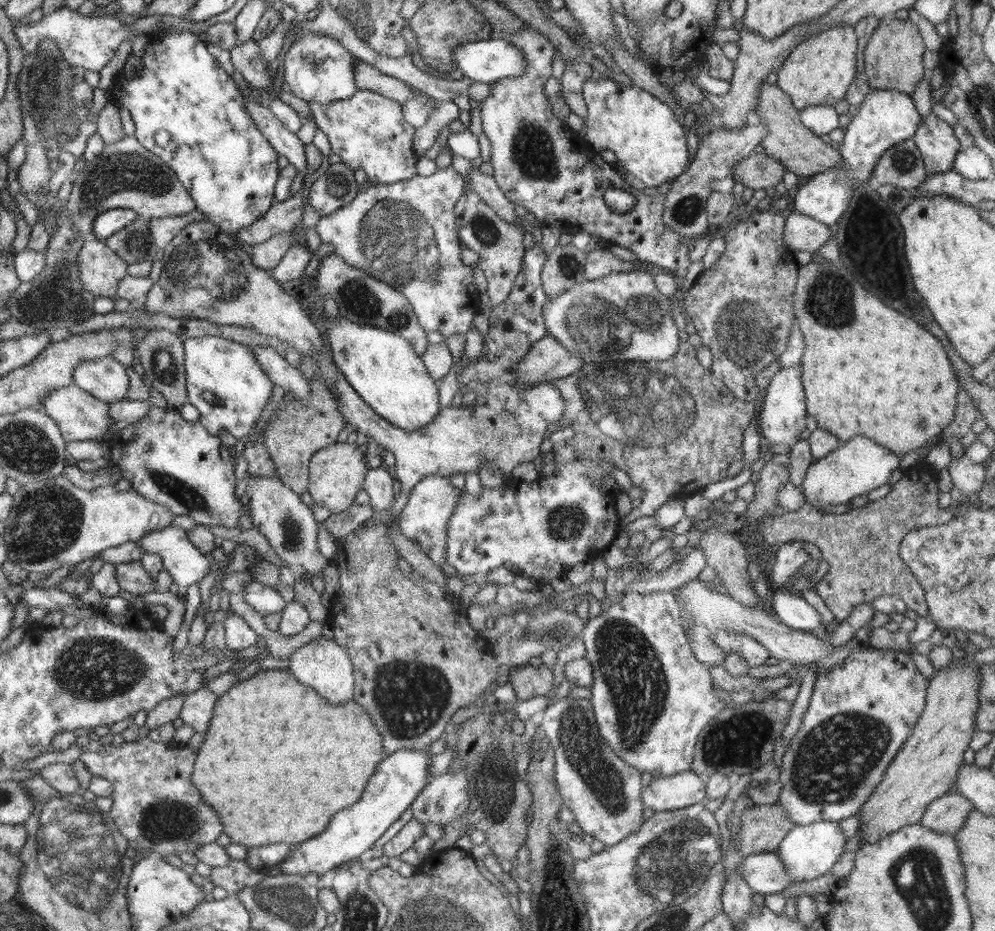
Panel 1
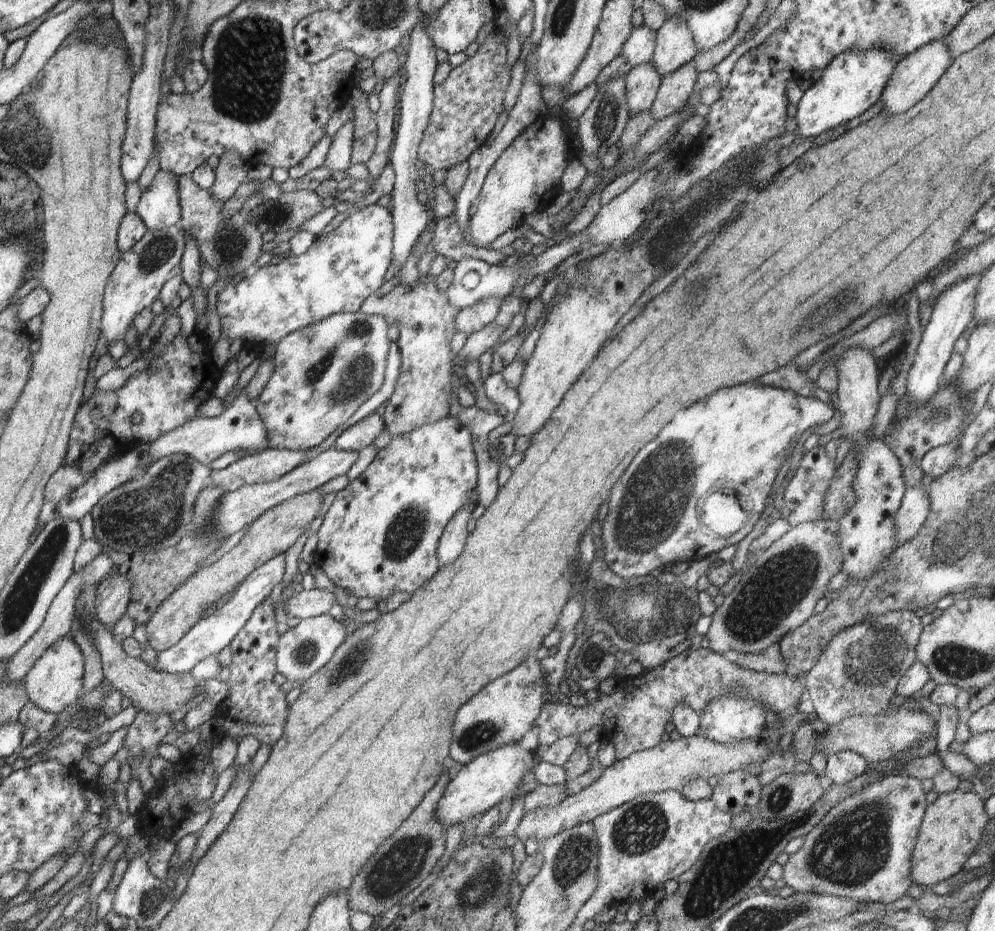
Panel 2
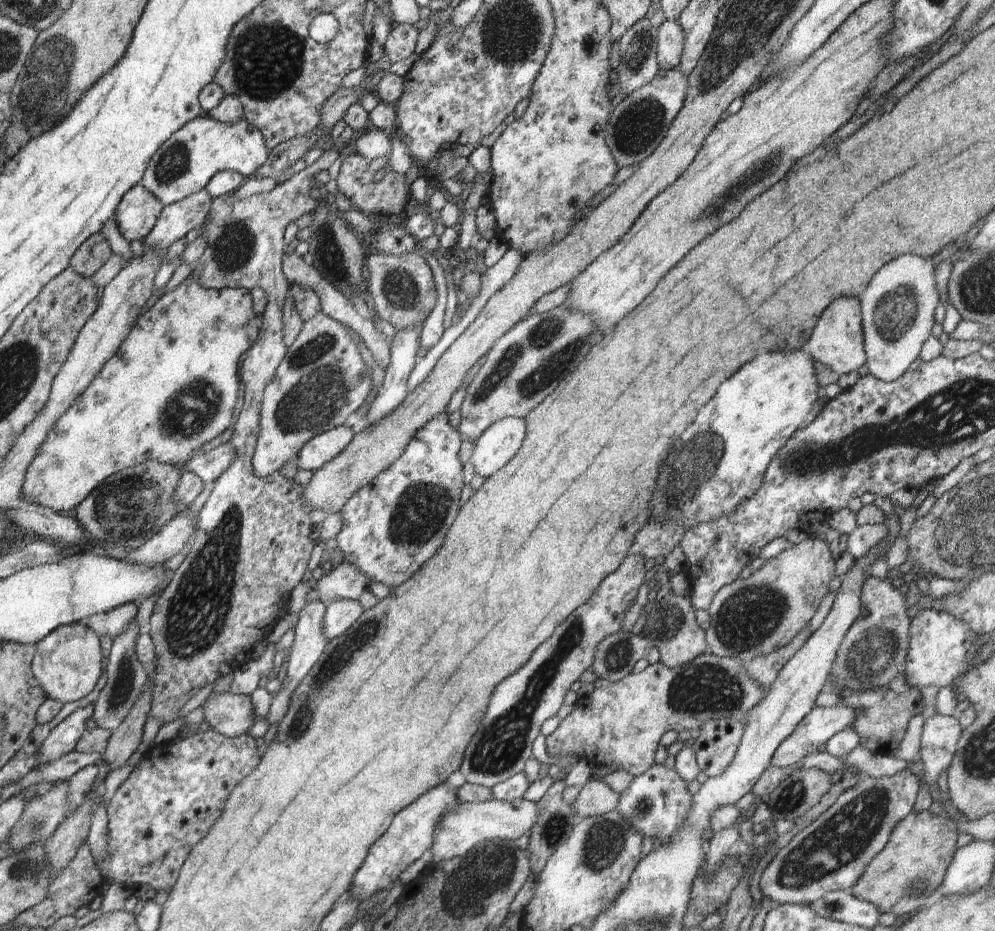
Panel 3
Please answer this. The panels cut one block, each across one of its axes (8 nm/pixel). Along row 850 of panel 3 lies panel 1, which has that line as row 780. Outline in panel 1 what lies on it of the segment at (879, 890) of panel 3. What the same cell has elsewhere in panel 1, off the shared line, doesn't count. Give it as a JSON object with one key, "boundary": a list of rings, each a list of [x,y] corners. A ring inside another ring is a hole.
{"boundary":[[[951,662],[949,666],[936,670],[934,677],[929,680],[926,704],[918,722],[888,765],[872,796],[856,814],[861,820],[859,830],[863,832],[863,844],[876,843],[904,826],[919,823],[926,807],[948,793],[955,784],[958,769],[964,763],[964,752],[976,731],[979,666],[974,663],[954,667]]]}

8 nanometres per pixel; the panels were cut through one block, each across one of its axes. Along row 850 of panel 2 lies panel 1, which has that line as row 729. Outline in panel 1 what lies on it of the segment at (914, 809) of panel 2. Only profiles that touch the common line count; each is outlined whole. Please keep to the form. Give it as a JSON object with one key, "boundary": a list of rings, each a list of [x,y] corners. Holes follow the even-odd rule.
{"boundary":[[[852,648],[848,657],[832,670],[819,670],[803,720],[782,756],[778,773],[782,783],[777,804],[783,806],[795,826],[828,820],[839,822],[857,814],[880,784],[926,704],[929,679],[916,669],[908,654],[898,649]],[[830,694],[831,702],[826,701]]]}

